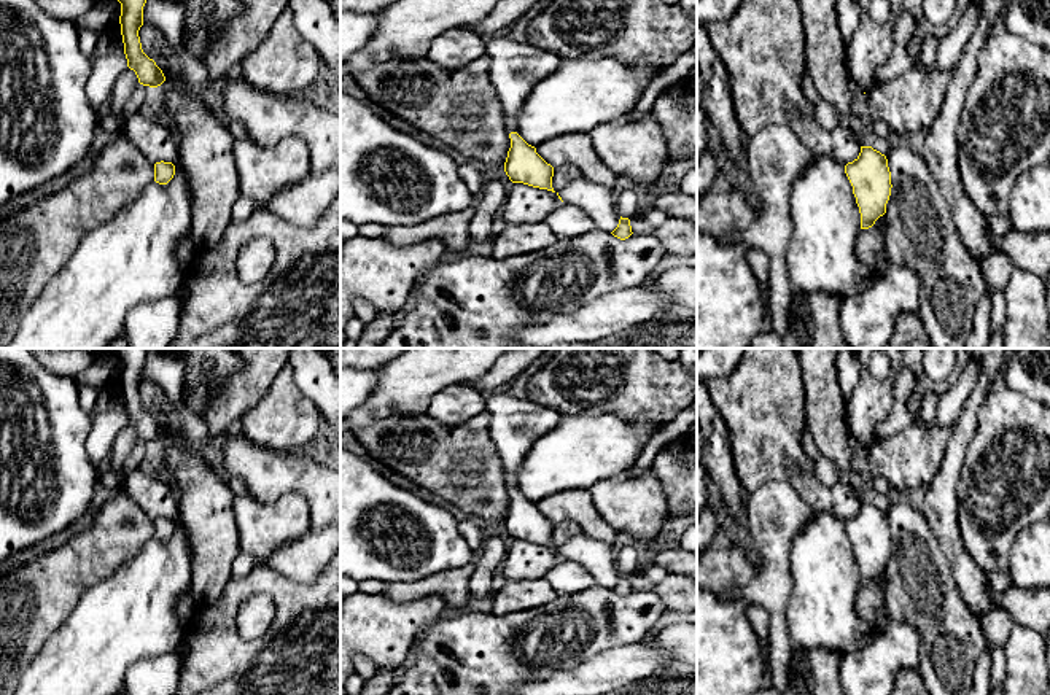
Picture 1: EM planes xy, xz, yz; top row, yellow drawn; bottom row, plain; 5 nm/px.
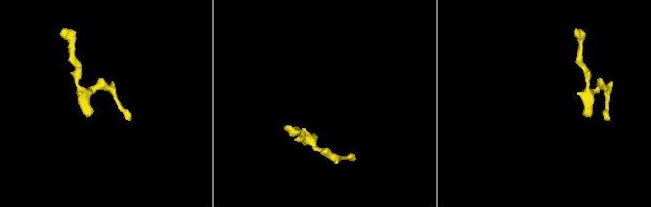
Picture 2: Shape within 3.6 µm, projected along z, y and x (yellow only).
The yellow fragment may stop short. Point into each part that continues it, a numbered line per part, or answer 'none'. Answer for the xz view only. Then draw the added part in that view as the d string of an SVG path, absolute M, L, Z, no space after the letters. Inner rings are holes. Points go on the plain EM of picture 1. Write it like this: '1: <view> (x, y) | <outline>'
1: xz (517, 423) | M506 393L485 394L485 412L492 417L490 437L503 458L506 487L515 488L515 476L528 450L563 415L531 402L527 396Z

